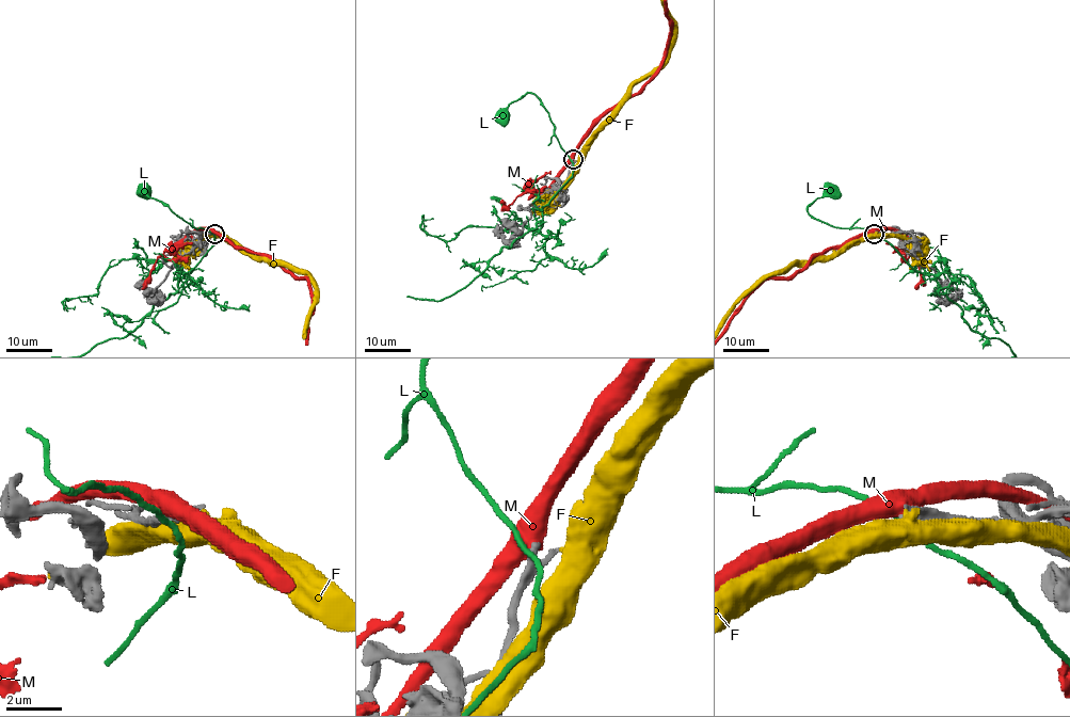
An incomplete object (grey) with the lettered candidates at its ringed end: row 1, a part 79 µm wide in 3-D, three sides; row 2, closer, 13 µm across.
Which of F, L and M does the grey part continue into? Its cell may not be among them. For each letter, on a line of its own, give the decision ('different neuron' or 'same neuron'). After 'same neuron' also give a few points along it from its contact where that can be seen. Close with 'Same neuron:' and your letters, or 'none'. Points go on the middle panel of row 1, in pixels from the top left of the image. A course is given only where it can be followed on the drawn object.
F: different neuron
L: different neuron
M: different neuron
Same neuron: none

